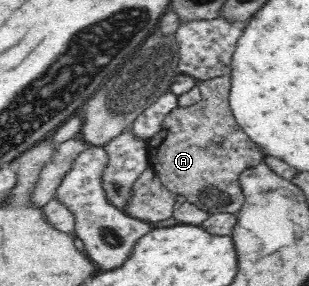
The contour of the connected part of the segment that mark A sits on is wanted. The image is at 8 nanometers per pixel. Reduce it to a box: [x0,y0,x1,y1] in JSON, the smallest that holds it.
[146,74,264,215]

